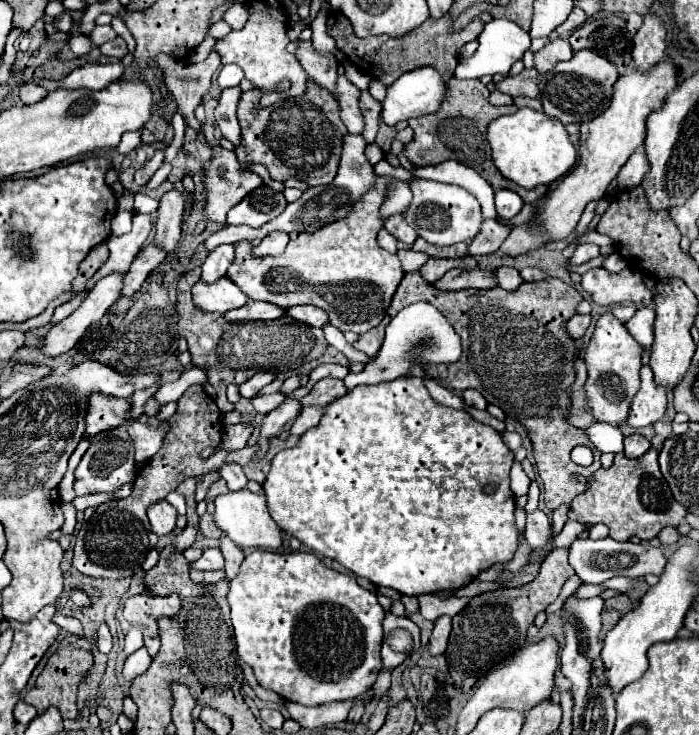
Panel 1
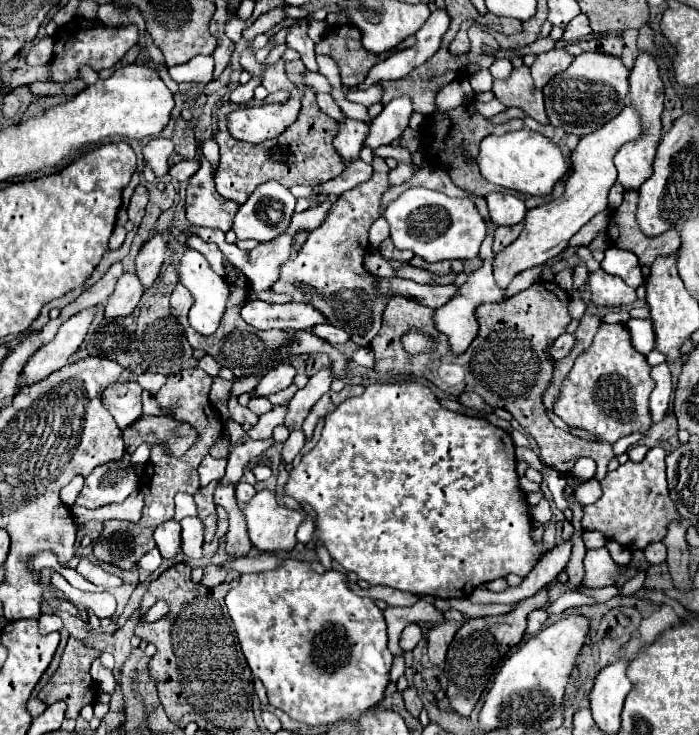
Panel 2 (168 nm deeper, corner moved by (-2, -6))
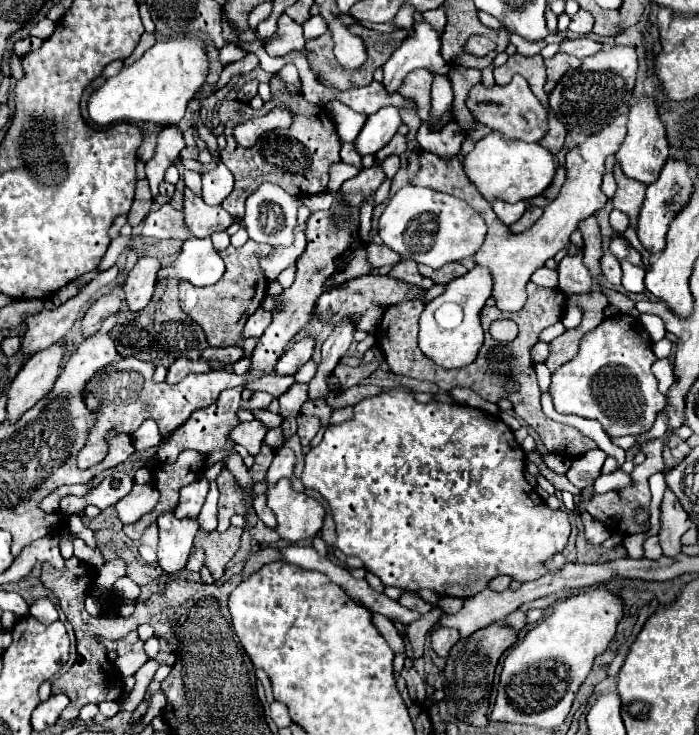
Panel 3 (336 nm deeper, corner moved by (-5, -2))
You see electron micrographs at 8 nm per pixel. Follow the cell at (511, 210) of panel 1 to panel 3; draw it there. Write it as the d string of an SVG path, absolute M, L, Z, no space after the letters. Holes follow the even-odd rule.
M494 202L492 208L494 208L496 216L498 216L506 226L510 226L510 224L514 224L514 222L524 214L524 210L526 210L526 202L516 202L516 204Z

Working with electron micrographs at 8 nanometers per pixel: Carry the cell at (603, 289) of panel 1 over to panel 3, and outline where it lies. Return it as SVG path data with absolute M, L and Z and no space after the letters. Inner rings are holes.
M606 250L604 256L602 256L602 274L606 276L606 280L614 286L620 286L620 280L622 280L622 268L620 268L620 260L610 252Z

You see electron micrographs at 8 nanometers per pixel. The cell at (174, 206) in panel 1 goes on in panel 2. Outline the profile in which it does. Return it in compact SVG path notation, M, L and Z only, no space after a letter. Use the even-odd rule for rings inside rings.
M157 232L151 240L147 240L141 248L141 252L135 258L135 272L139 274L139 280L143 282L145 288L149 288L155 278L159 276L161 264L165 260L165 254L169 250L167 244L167 234L165 232Z

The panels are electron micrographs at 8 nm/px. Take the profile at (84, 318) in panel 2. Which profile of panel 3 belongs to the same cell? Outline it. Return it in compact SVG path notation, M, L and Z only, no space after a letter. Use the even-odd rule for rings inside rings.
M58 342L46 350L36 352L16 374L10 390L8 390L8 404L6 404L6 422L14 424L22 418L24 412L30 410L36 402L50 394L58 372L60 362L64 358L64 346Z

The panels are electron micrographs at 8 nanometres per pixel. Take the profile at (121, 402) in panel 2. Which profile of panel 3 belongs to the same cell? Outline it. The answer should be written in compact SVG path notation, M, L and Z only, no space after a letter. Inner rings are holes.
M128 356L128 358L118 358L114 364L104 366L104 370L96 372L94 378L88 380L88 384L84 388L84 402L86 402L86 408L90 412L94 412L98 418L94 422L94 428L88 434L84 448L78 452L78 458L76 458L78 468L86 470L86 468L102 462L102 458L106 458L106 454L108 454L106 434L108 432L132 436L146 418L152 418L152 420L156 420L160 434L166 436L166 434L172 434L176 428L180 428L194 410L206 408L212 402L216 402L220 392L226 388L242 386L242 388L248 388L254 392L264 390L264 392L270 392L274 398L280 398L294 384L294 376L268 374L262 378L246 378L246 376L230 374L222 368L210 368L210 372L206 372L206 374L190 374L174 386L170 386L168 382L158 384L158 382L154 382L152 376L154 376L152 362L142 362L142 360L136 360L134 356Z

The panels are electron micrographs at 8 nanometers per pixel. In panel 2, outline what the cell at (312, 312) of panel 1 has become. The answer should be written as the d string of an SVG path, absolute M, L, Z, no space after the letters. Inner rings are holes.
M327 322L313 326L311 332L313 332L315 336L319 336L319 338L331 342L331 344L341 344L341 342L347 342L347 340L349 340L349 338L345 336L345 334L347 334L345 330L339 330L339 328L335 328L335 326L327 324Z

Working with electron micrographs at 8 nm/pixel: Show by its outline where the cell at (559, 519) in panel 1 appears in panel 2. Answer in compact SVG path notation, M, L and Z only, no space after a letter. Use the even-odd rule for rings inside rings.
M587 480L585 484L581 484L575 492L573 492L573 498L579 502L579 504L591 504L591 502L595 502L597 498L599 498L599 494L601 494L601 490L599 490L599 482L595 482L595 480Z

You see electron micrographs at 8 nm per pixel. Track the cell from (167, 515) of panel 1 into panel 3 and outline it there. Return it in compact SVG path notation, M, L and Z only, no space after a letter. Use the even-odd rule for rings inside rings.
M172 512L158 516L160 540L158 540L158 564L164 572L176 574L188 562L192 552L192 540L198 532L198 522L192 518L176 518Z

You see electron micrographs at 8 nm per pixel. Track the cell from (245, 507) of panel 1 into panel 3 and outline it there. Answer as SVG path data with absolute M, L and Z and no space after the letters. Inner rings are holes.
M282 478L268 490L268 506L278 518L276 532L282 540L290 542L316 536L326 516L326 510L318 500L292 488L290 478Z

